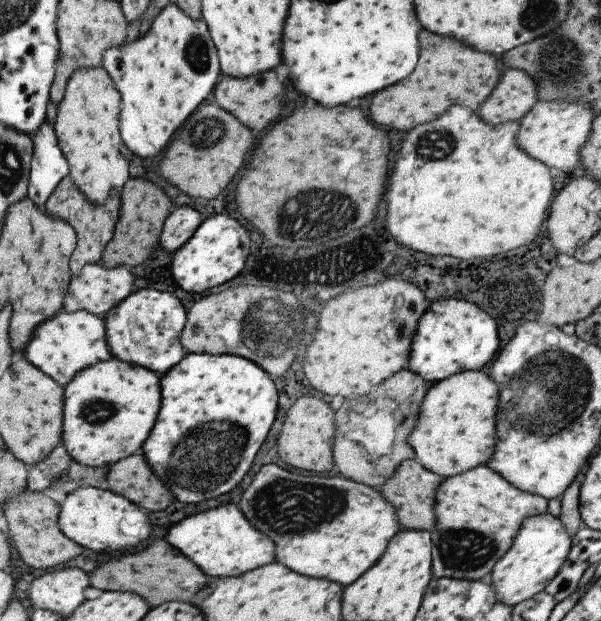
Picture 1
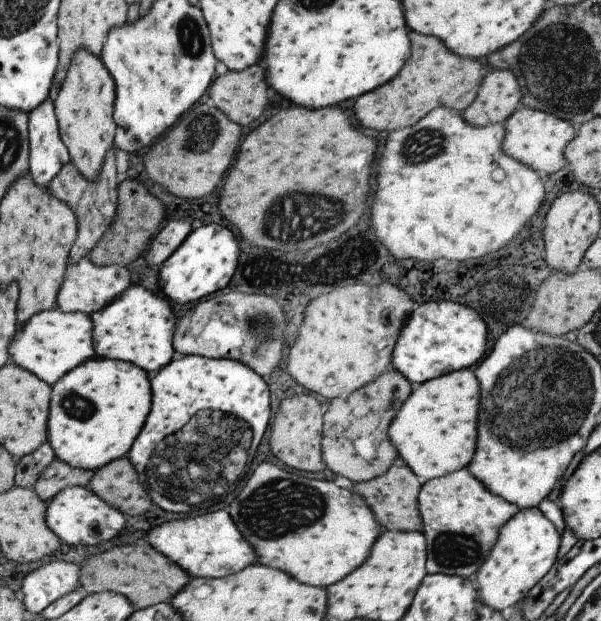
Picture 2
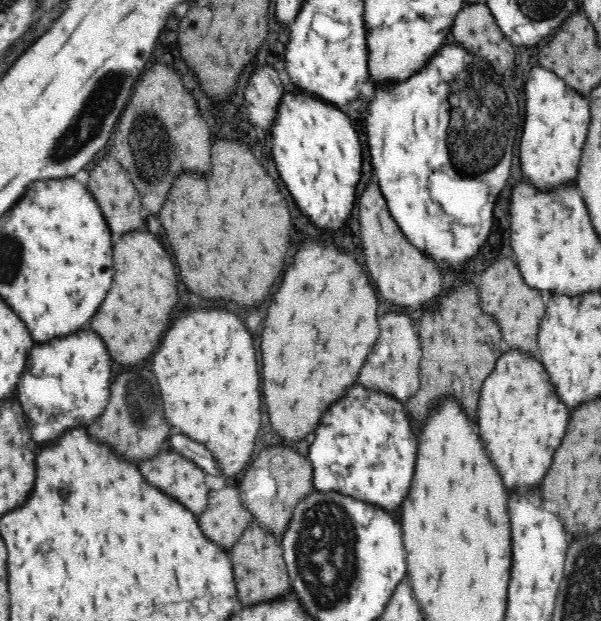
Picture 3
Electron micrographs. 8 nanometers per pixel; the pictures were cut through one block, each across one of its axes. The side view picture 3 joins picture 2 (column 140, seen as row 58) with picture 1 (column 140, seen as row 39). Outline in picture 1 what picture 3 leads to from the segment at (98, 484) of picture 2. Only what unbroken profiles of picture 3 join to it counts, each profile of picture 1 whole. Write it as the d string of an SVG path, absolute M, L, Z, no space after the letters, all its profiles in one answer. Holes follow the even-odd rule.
M140 452L107 467L107 490L143 508L145 512L165 510L174 499L171 492L155 478Z

